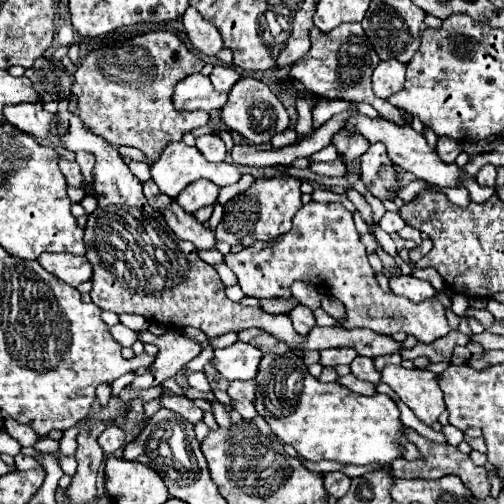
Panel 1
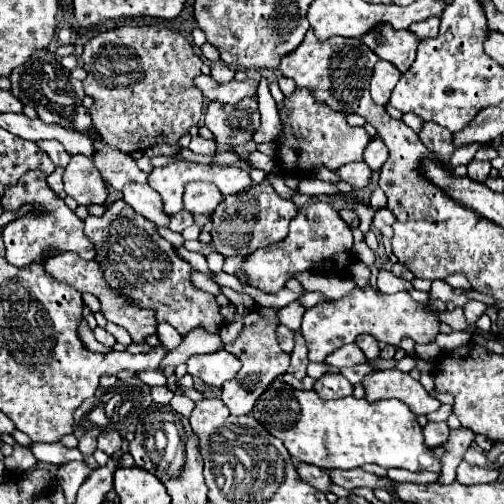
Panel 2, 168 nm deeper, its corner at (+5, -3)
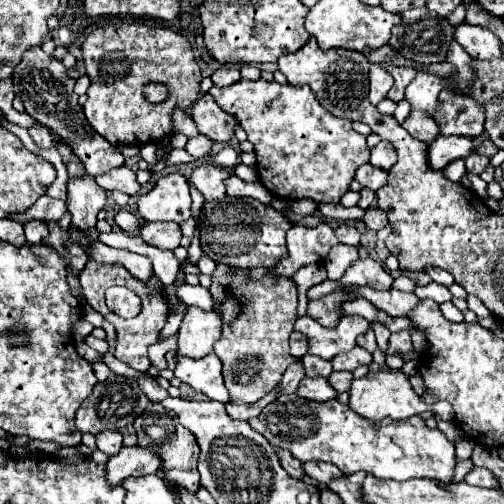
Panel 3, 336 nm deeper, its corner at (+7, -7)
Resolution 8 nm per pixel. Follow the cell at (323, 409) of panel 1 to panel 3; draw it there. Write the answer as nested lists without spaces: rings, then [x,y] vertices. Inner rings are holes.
[[[279,395],[261,415],[249,419],[249,425],[269,439],[273,447],[289,449],[299,461],[327,461],[345,475],[365,471],[381,481],[433,479],[439,485],[449,485],[457,465],[455,445],[439,429],[429,429],[421,417],[369,421],[337,399],[317,403],[299,395]]]

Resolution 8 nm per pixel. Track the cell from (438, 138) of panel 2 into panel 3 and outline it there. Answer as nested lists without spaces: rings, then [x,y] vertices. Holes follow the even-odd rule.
[[[411,111],[401,127],[427,145],[437,139],[437,123],[429,115],[425,115],[425,111]]]

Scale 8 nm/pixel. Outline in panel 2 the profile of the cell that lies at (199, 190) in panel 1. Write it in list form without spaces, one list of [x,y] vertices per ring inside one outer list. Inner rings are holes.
[[[193,181],[193,183],[187,183],[187,187],[185,187],[183,205],[193,215],[199,215],[199,213],[215,211],[215,207],[221,203],[221,199],[223,199],[221,191],[213,183]]]

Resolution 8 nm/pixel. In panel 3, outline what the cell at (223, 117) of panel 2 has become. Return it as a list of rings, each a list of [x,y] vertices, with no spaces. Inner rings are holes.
[[[209,93],[201,95],[193,103],[191,117],[193,117],[199,133],[209,137],[211,141],[229,141],[231,137],[235,137],[233,129],[237,125],[237,119],[233,119],[233,115],[225,113]]]

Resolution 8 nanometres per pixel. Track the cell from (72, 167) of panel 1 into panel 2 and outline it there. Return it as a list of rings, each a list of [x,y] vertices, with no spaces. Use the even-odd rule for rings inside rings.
[[[39,141],[37,145],[39,145],[39,149],[43,149],[43,151],[49,155],[49,159],[51,159],[57,167],[67,167],[69,155],[67,155],[67,151],[63,149],[63,145],[59,145],[57,141]]]

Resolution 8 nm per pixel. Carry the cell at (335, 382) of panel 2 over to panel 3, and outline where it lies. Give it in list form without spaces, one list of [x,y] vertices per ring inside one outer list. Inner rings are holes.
[[[303,377],[299,383],[299,389],[297,389],[297,395],[303,399],[311,399],[311,401],[327,401],[327,399],[337,397],[333,387],[329,385],[329,381],[323,377],[317,377],[317,379]]]

